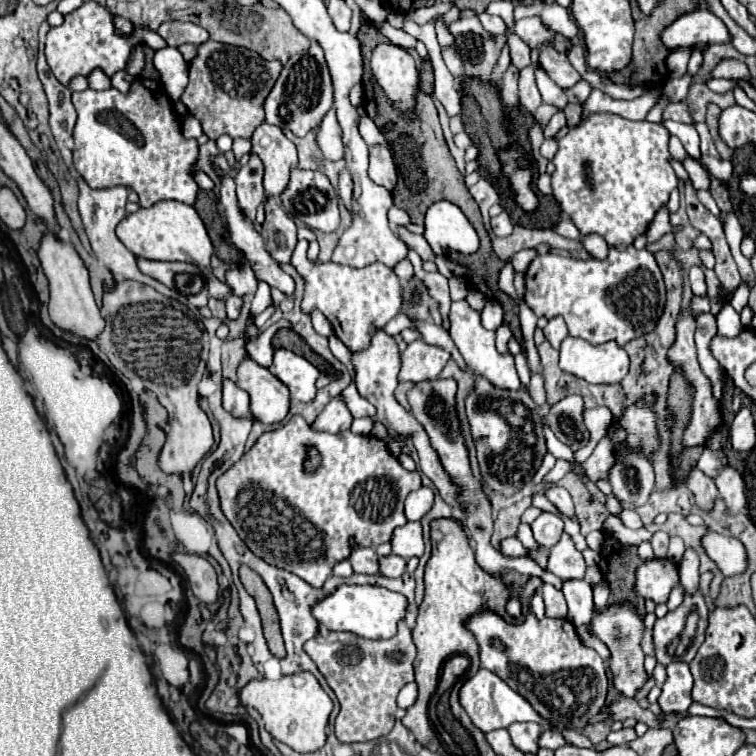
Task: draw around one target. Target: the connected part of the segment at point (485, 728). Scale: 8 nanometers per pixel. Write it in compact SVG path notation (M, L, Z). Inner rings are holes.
M480 668L472 678L468 678L460 688L460 704L468 712L470 720L476 728L482 732L490 732L496 728L508 728L512 722L538 722L544 728L552 728L544 718L540 718L534 708L518 694L514 692L504 680L500 680L494 672Z

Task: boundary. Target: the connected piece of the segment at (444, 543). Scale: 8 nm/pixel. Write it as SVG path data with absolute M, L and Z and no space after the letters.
M436 518L430 522L430 542L432 542L432 556L426 564L424 570L424 600L418 608L418 618L416 626L412 628L414 644L418 648L418 656L414 660L414 670L416 670L416 684L418 684L418 700L406 710L406 716L402 718L402 724L416 736L416 740L426 746L428 750L444 750L442 744L438 742L438 736L426 724L426 706L430 702L430 696L436 690L438 676L442 664L456 654L468 656L470 658L470 674L478 670L478 644L474 636L462 626L462 622L478 612L484 604L496 610L502 618L512 622L513 619L506 613L507 597L510 597L512 588L508 588L502 578L486 574L474 558L474 548L470 544L470 538L466 534L466 528L462 526L460 520L454 518Z

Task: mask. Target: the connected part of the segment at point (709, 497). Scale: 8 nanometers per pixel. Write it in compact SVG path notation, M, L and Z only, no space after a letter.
M694 466L694 468L688 472L686 486L694 492L694 496L696 496L696 506L702 508L702 510L710 510L714 498L718 496L718 490L716 490L714 480Z

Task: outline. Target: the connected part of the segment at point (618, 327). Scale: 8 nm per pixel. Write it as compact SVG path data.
M634 244L626 246L624 250L610 246L606 260L576 260L560 254L536 256L525 272L525 283L524 302L536 312L536 316L546 316L548 320L554 316L562 316L566 320L570 336L584 338L592 344L602 344L604 340L626 344L642 334L648 334L658 324L658 318L662 318L662 310L666 306L666 288L654 256L646 248L636 250Z

